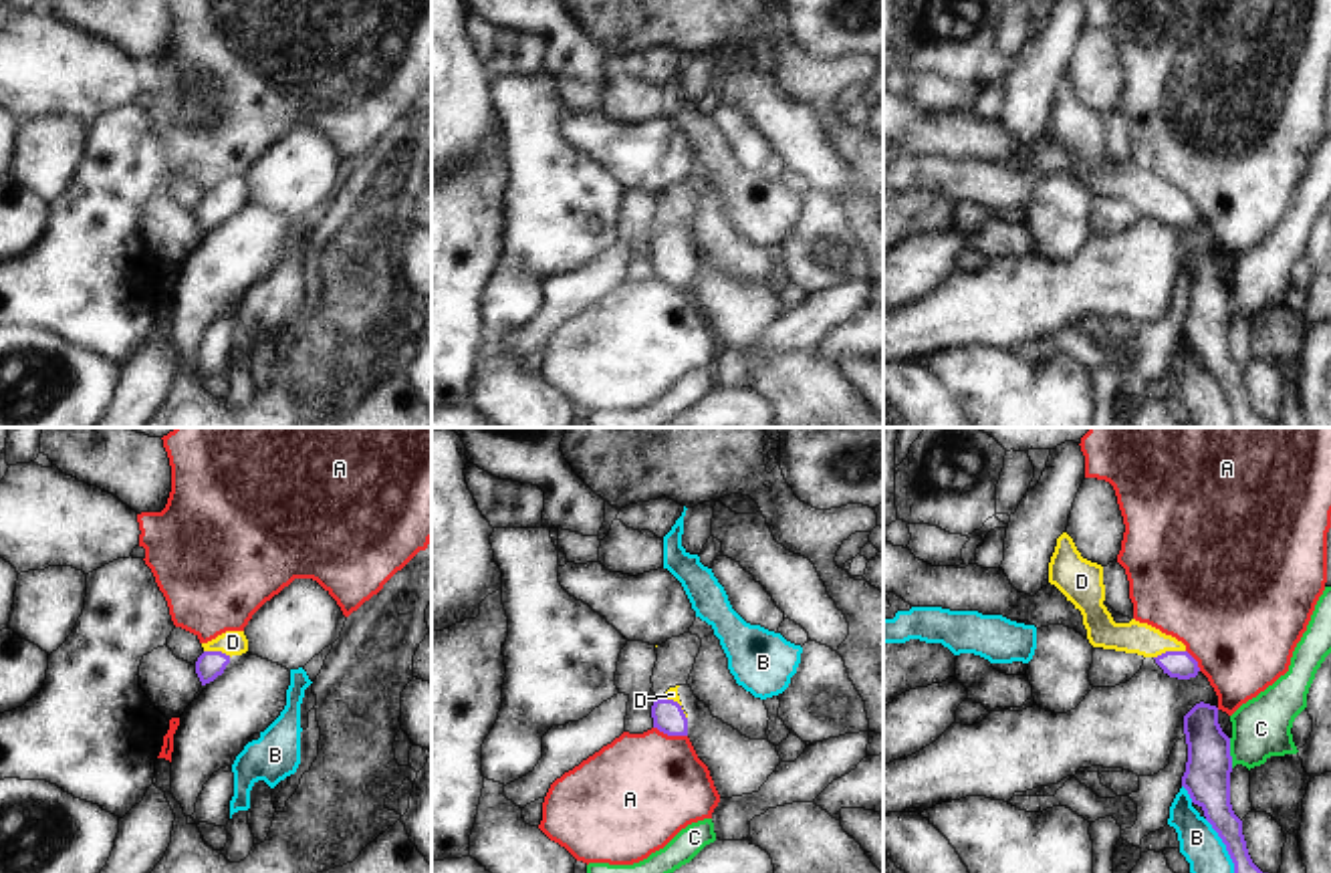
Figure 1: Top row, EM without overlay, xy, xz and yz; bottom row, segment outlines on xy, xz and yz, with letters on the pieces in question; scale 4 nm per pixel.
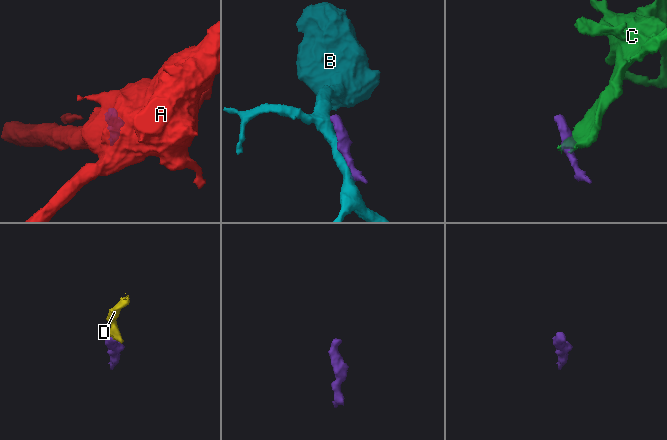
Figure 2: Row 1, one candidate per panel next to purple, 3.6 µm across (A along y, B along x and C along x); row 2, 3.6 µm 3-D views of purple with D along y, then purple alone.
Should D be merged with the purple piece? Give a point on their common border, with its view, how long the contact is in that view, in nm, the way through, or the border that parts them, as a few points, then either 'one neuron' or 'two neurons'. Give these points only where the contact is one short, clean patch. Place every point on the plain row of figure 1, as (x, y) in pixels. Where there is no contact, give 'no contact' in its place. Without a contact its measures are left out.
contact yz (1168, 200); length 130 nm; way yz (1176, 212), (1168, 200), (1138, 186); one neuron

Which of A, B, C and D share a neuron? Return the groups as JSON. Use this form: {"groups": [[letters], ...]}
{"groups": [["A"], ["B"], ["C"], ["D"]]}

